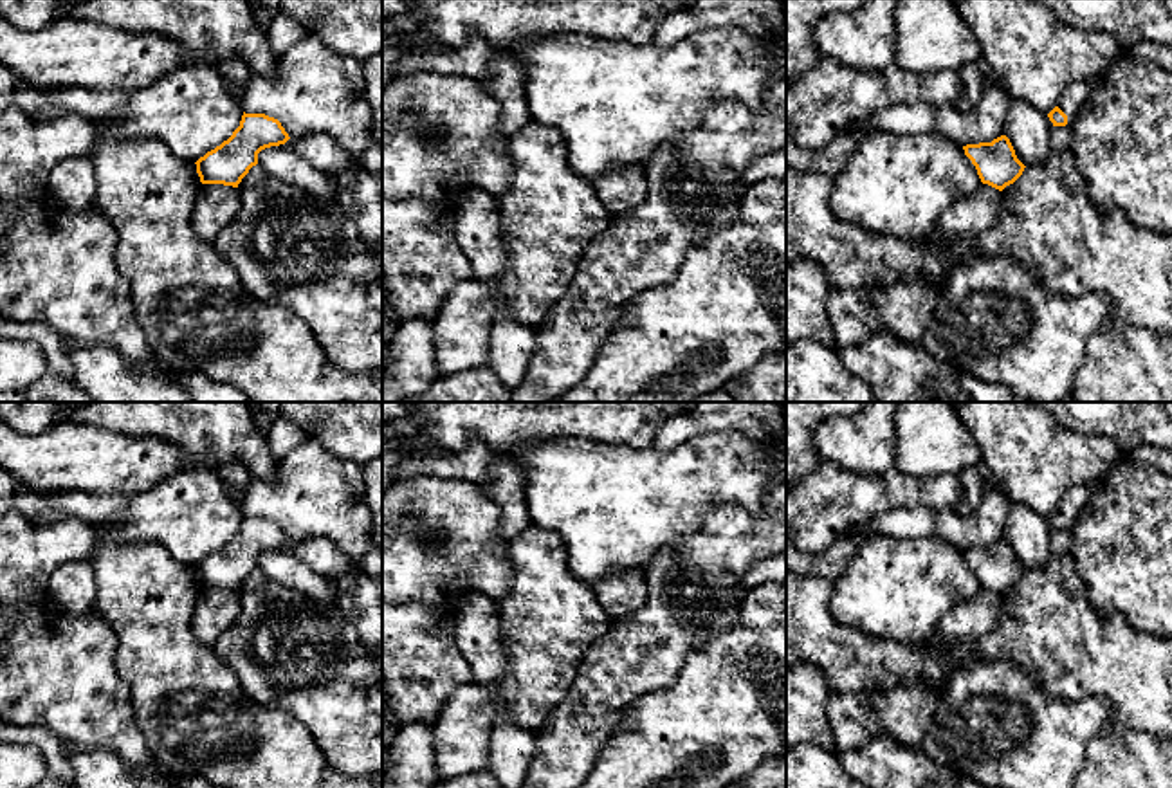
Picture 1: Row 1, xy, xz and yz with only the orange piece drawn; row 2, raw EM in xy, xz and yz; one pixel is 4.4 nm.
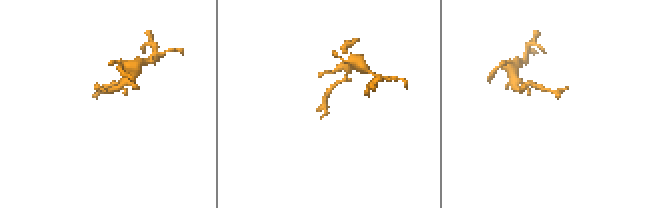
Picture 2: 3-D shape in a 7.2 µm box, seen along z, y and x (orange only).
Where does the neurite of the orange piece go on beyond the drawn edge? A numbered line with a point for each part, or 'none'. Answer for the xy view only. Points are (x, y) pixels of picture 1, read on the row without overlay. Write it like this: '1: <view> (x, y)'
none

